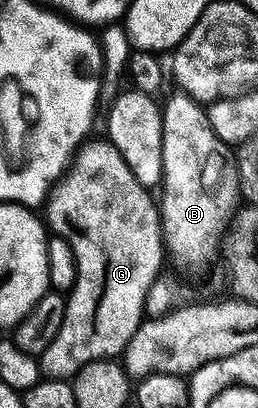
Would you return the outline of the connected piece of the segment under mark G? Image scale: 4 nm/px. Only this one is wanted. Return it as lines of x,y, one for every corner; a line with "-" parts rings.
88,140
81,145
76,151
69,167
60,175
59,182
48,192
46,199
46,211
48,210
48,218
46,217
46,226
55,237
66,240
66,244
70,244
70,248
76,257
76,282
73,284
70,293
66,298
66,316
62,320
62,328
58,328
58,336
54,336
54,341
50,343
50,348
46,348
46,352
38,355
40,363
40,373
44,378
63,378
72,380
76,373
91,361
102,361
104,359
115,359
117,356
123,355
126,344
130,340
130,336
134,336
134,332
140,327
146,315
144,305
146,304
147,293
150,292
151,286
161,277
160,265
165,265
166,251
164,249
164,234
160,231
160,208
155,197
150,195
149,187
138,184
138,180
134,176
134,172
130,172
130,168
126,164
126,160
122,160
122,156
118,152
118,148
114,148
114,144
107,140
101,142
92,142

